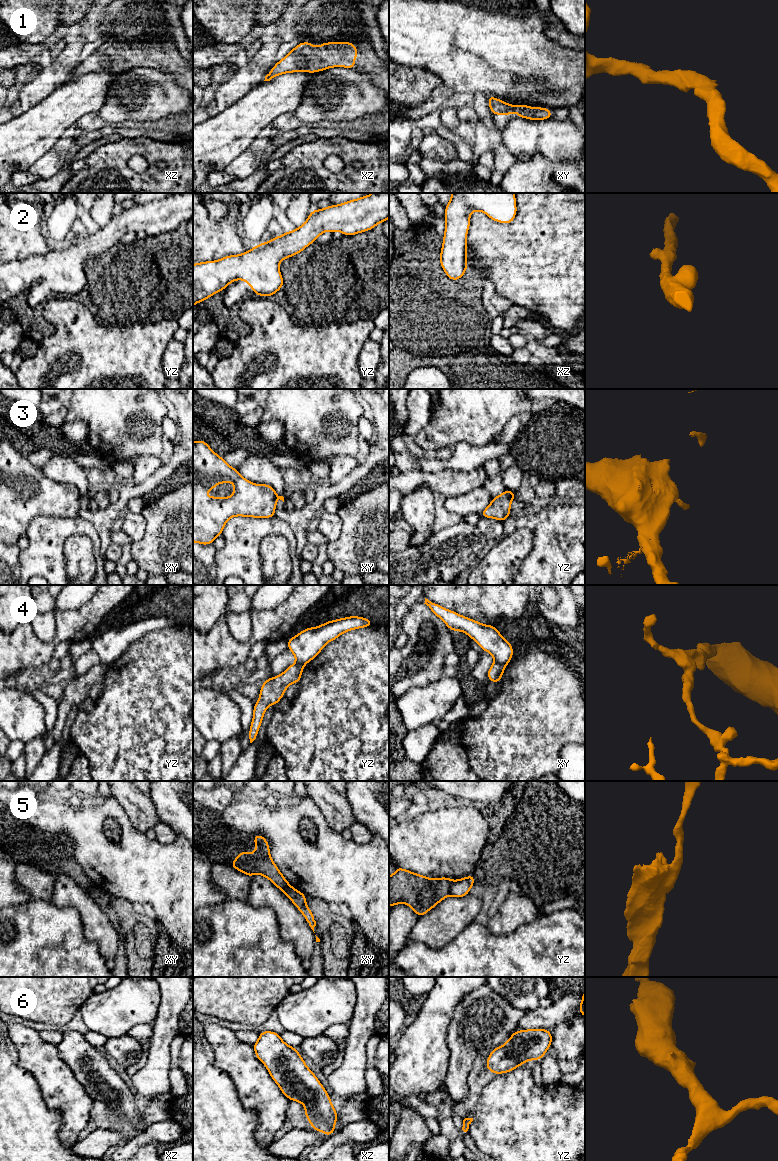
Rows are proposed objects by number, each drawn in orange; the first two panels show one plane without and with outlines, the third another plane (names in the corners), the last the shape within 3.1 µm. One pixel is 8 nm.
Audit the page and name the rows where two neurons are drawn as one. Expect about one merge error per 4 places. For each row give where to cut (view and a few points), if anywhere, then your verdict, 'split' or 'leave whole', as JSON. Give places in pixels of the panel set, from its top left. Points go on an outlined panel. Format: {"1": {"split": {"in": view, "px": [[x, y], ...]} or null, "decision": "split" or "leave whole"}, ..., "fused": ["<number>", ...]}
{"1": {"split": null, "decision": "leave whole"}, "2": {"split": null, "decision": "leave whole"}, "3": {"split": {"in": "yz", "px": [[512, 493], [513, 497]]}, "decision": "split"}, "4": {"split": {"in": "xy", "px": [[495, 661], [505, 665]]}, "decision": "split"}, "5": {"split": null, "decision": "leave whole"}, "6": {"split": null, "decision": "leave whole"}, "fused": ["3", "4"]}

